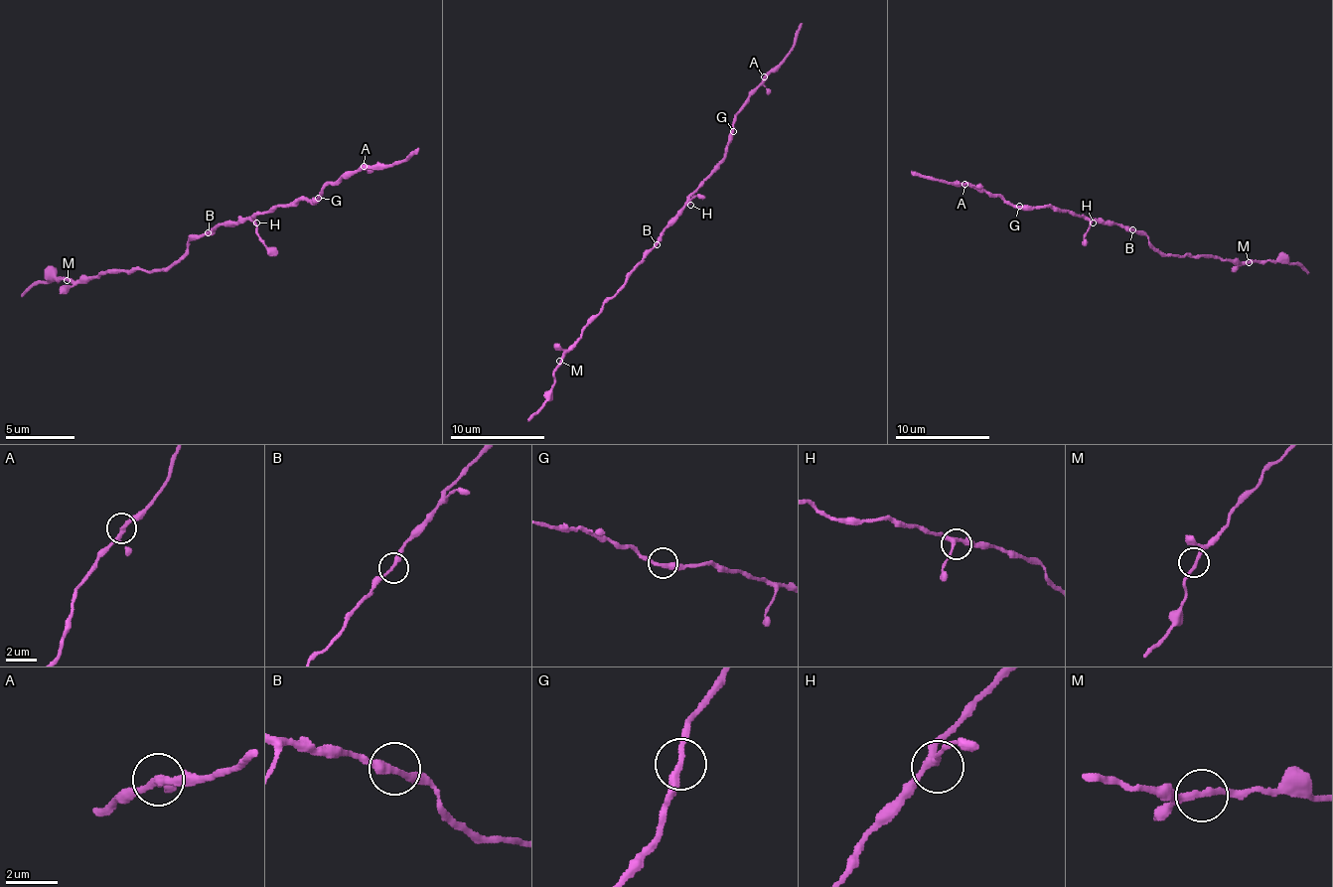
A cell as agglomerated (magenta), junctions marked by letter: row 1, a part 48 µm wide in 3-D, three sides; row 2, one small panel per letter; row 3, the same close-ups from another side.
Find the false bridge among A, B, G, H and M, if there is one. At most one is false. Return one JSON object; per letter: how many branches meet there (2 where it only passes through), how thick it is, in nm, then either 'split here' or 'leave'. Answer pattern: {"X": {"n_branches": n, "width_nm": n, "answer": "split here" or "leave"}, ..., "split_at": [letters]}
{"A": {"n_branches": 3, "width_nm": 240, "answer": "leave"}, "B": {"n_branches": 2, "width_nm": 280, "answer": "leave"}, "G": {"n_branches": 2, "width_nm": 280, "answer": "leave"}, "H": {"n_branches": 3, "width_nm": 240, "answer": "leave"}, "M": {"n_branches": 2, "width_nm": 240, "answer": "leave"}, "split_at": []}

